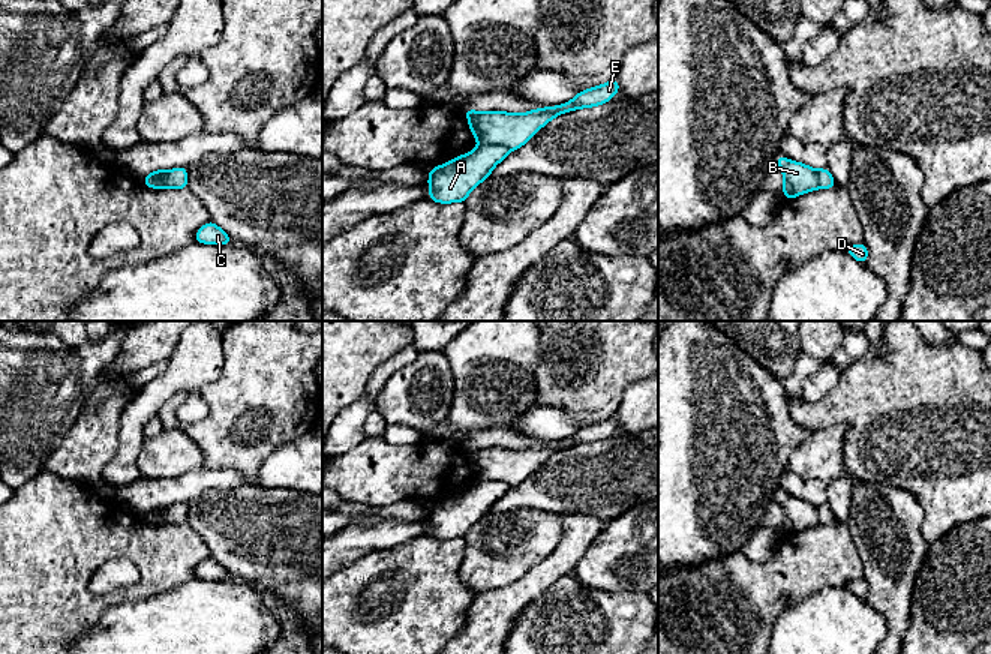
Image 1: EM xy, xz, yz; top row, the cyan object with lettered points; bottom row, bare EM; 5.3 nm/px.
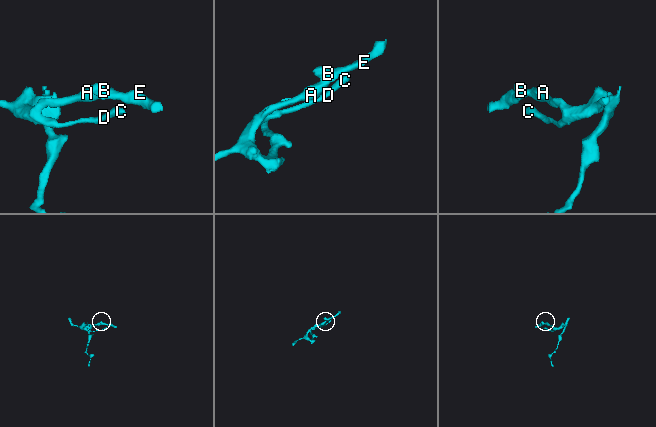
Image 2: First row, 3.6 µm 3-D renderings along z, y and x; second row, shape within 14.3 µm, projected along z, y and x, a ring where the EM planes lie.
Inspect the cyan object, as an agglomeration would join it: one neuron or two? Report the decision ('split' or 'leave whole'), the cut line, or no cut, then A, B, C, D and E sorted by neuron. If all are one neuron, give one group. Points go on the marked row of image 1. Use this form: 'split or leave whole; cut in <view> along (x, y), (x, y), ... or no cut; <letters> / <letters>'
split; cut in xz along (479, 143), (499, 143), (510, 150); A C D / B E

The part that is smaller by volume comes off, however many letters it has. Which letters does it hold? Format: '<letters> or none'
B, E

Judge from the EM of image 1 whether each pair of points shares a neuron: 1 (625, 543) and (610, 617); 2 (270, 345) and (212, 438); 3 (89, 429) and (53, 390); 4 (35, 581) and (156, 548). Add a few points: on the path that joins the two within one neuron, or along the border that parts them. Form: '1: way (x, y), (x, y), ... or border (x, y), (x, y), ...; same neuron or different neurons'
1: border (580, 582), (597, 590), (642, 593); different neurons
2: way (269, 368), (263, 383), (233, 416); same neuron
3: border (84, 405), (74, 425), (56, 446); different neurons
4: way (65, 551), (71, 545), (126, 545); same neuron

